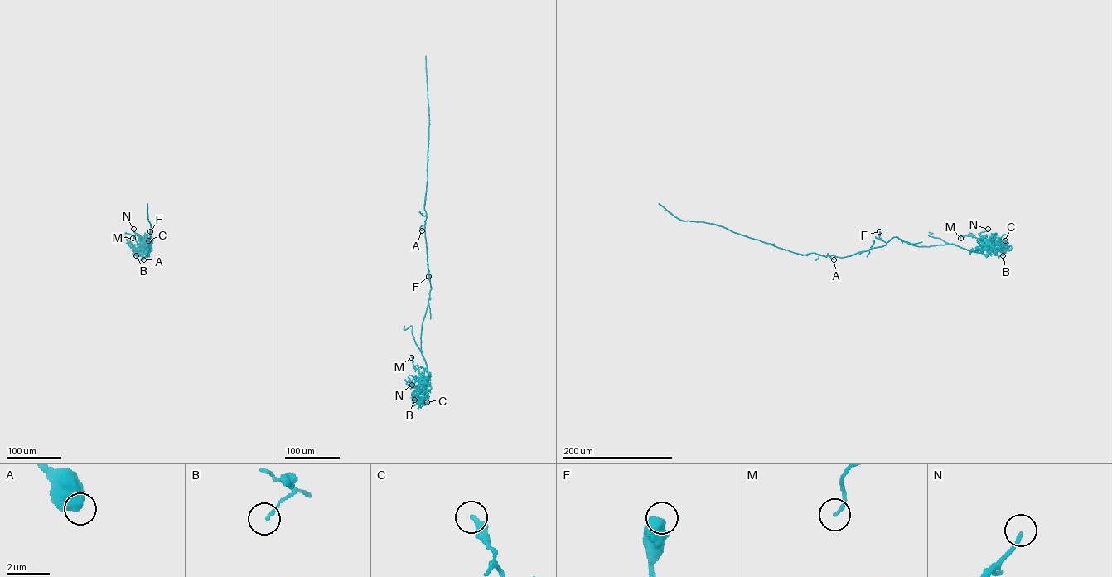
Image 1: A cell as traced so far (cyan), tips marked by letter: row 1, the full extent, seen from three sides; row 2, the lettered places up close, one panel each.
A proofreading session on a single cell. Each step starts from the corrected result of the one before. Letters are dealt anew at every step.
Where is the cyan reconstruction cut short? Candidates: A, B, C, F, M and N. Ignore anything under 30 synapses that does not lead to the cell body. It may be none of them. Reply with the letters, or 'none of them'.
none of them

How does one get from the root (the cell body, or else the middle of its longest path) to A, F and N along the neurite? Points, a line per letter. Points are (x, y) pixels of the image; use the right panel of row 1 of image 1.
A: (841, 257), (828, 254), (834, 259)
F: (841, 257), (884, 245), (886, 243), (880, 240), (879, 231)
N: (841, 257), (882, 246), (894, 237), (919, 246), (954, 244), (976, 250), (986, 244), (979, 234), (988, 229)

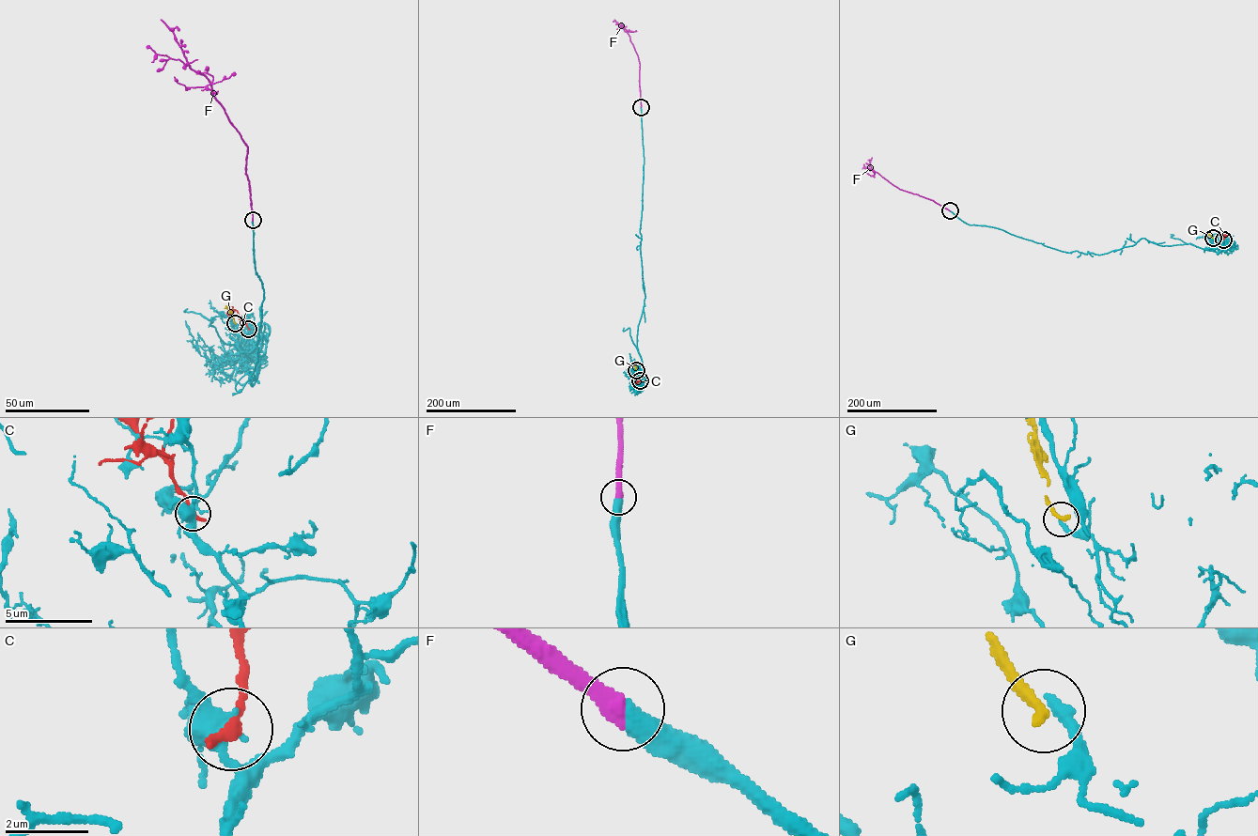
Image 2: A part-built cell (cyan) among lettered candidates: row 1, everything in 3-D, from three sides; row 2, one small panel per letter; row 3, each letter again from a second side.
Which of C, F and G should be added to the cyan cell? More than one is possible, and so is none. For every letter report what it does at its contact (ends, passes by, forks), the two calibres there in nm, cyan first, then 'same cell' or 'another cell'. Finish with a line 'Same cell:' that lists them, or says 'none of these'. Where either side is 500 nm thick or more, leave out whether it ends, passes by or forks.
C: it ends there; 400 nm thick on the cyan side, 320 nm on the other; another cell
F: 500 nm thick on the cyan side, 480 nm on the other; same cell
G: it ends there; 300 nm thick on the cyan side, 300 nm on the other; another cell
Same cell: F

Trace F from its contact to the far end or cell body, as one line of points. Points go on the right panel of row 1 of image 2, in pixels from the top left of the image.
F: (950, 210), (933, 200), (899, 189), (864, 164)

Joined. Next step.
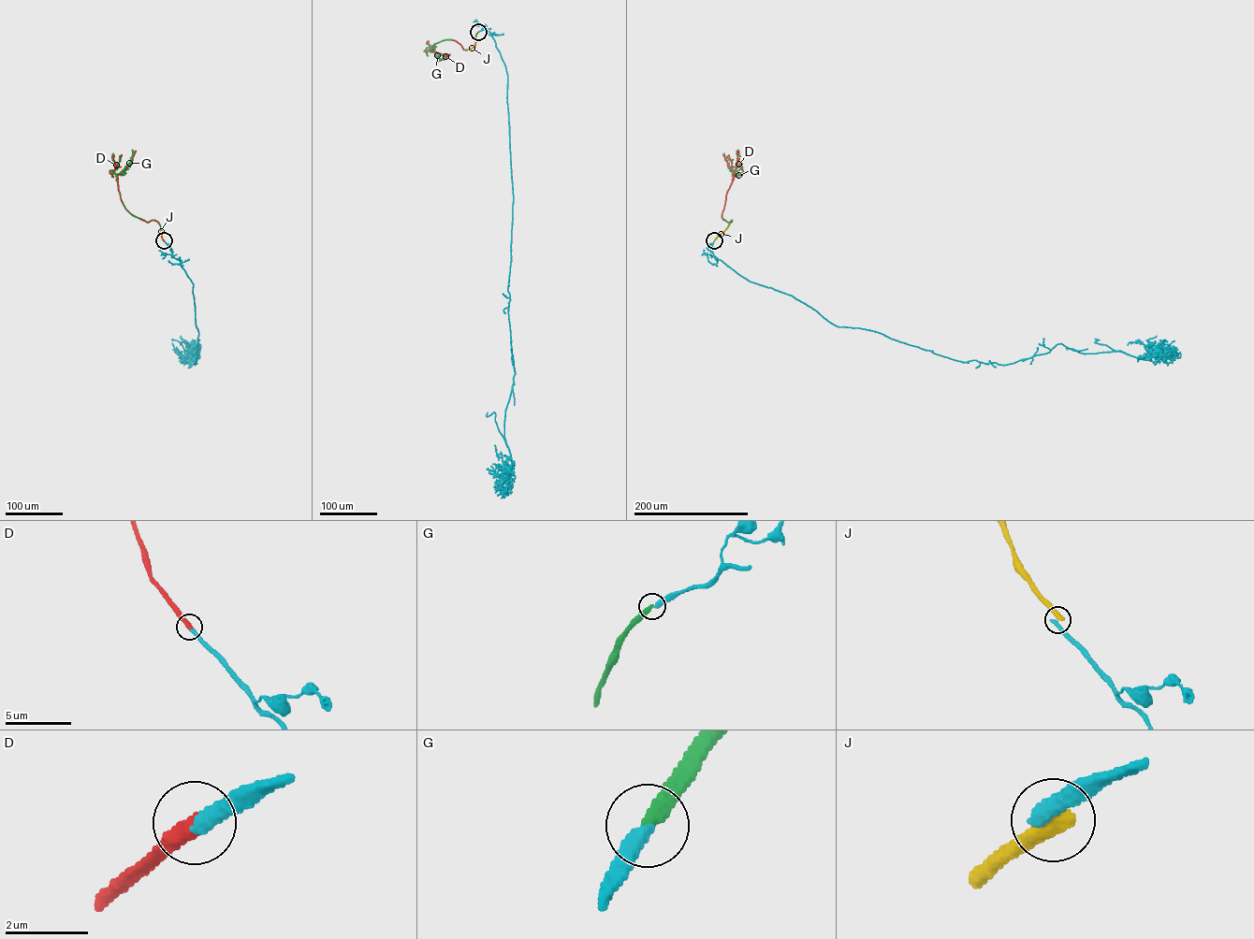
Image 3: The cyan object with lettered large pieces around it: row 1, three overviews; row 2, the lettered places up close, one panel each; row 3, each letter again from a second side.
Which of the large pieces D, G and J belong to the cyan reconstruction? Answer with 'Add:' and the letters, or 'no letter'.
Add: D

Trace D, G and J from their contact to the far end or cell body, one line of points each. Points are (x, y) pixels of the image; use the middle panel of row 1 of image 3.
D: (478, 32), (474, 46), (467, 50), (451, 39), (432, 46), (431, 51), (446, 55)
G: (478, 32), (474, 46), (469, 50), (464, 50), (453, 39), (444, 39), (432, 45), (431, 50), (446, 55)
J: (478, 32), (474, 46), (468, 50)

